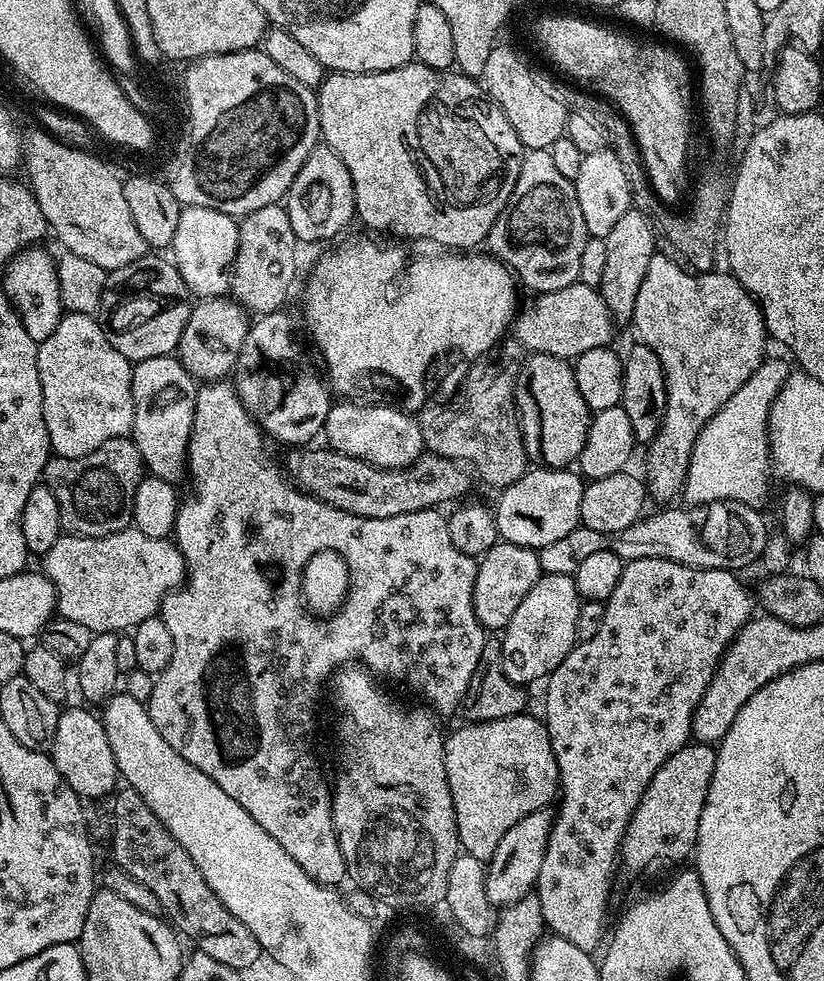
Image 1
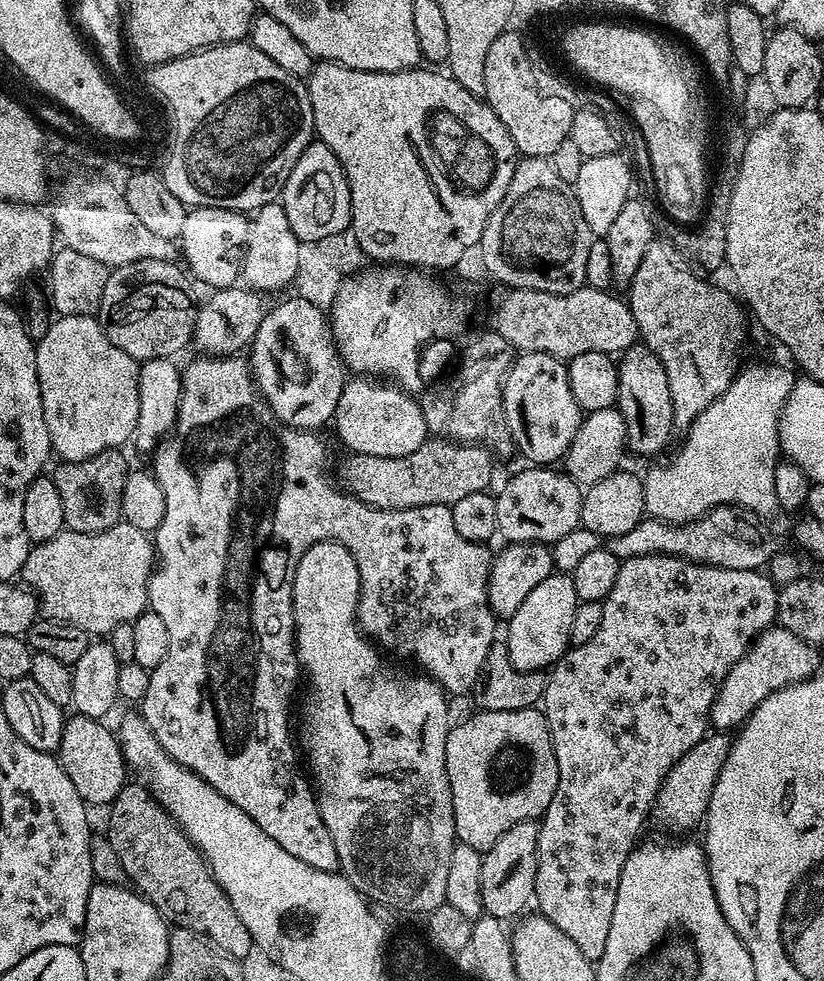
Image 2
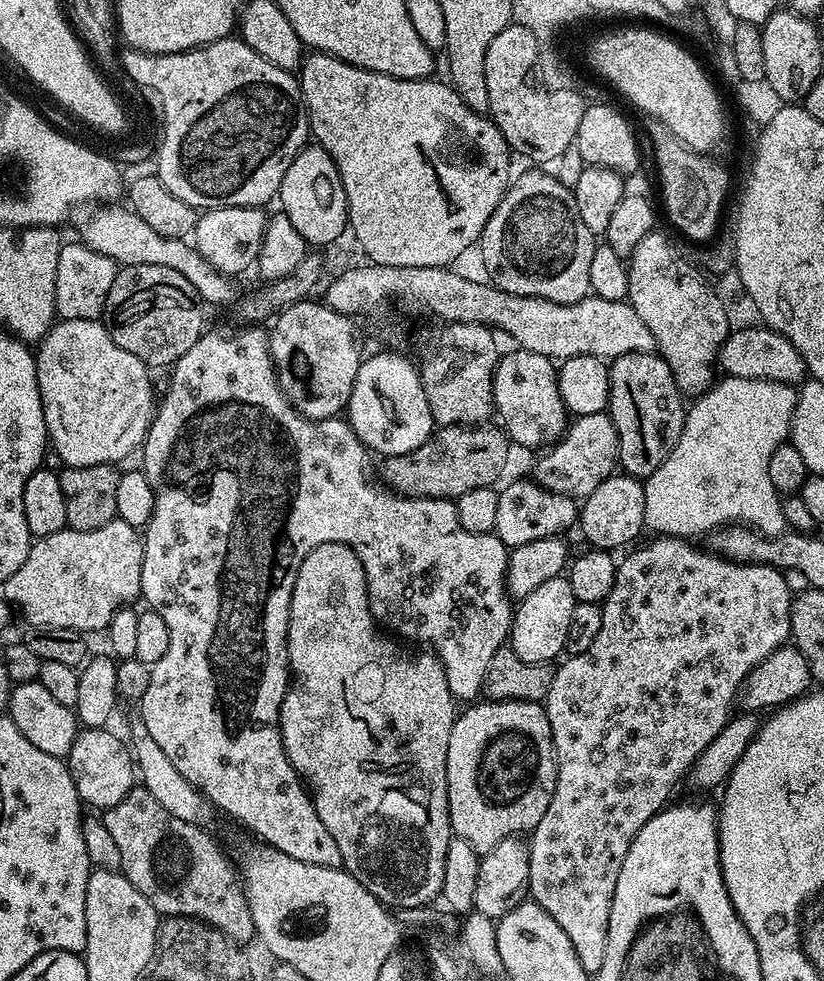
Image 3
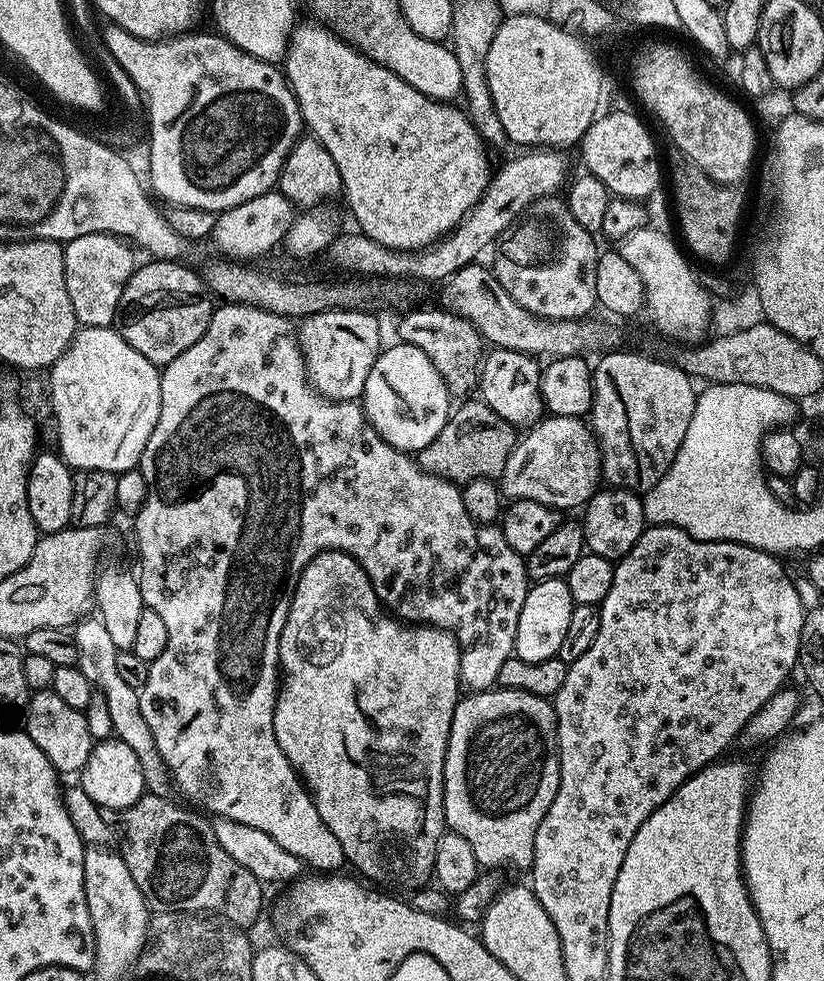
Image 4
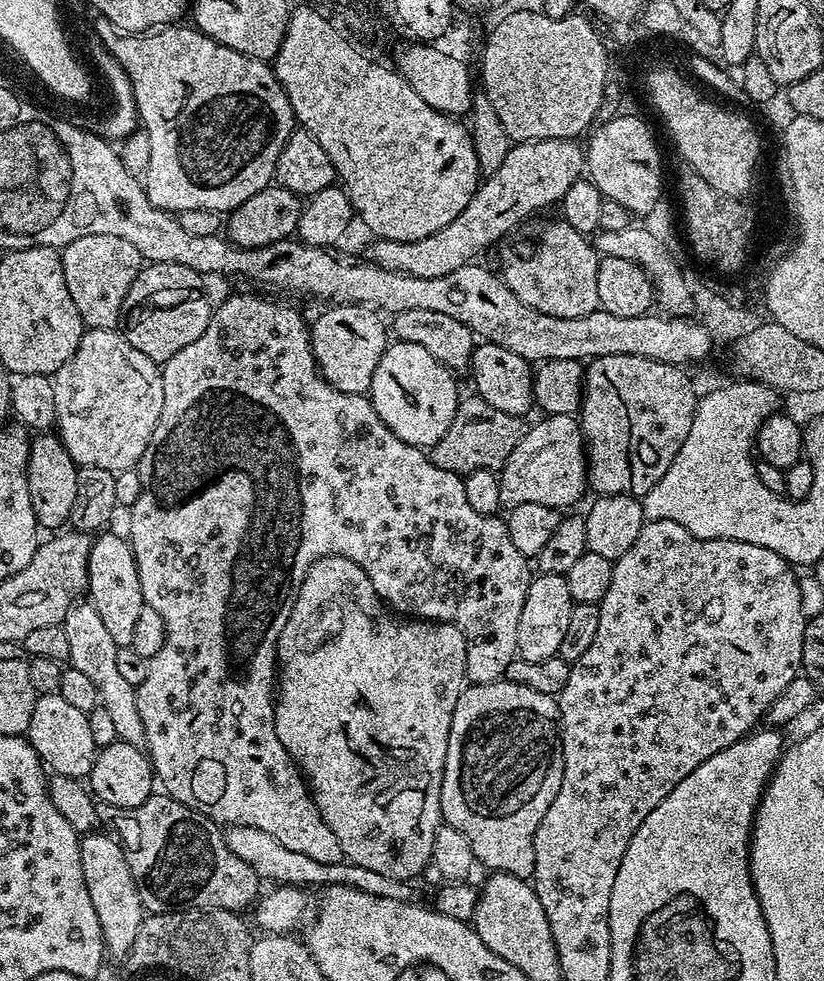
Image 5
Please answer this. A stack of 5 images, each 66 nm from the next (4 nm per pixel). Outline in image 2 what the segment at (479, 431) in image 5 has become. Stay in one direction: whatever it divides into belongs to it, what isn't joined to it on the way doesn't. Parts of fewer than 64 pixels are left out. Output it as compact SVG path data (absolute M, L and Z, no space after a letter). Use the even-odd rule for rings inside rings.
M429 438L422 446L418 446L418 450L410 454L402 454L398 458L382 458L361 452L348 454L345 457L340 464L340 469L337 472L335 469L334 472L339 487L343 488L348 495L358 497L362 503L382 510L406 510L439 504L451 506L461 498L468 497L469 494L489 491L488 483L492 480L492 459L494 459L493 453L487 447L479 444L458 444L455 440L443 438Z

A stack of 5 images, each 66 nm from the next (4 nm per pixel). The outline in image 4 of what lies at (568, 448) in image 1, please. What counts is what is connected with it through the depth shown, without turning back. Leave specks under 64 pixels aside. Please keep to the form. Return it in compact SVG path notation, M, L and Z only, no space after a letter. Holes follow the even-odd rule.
M493 347L485 355L480 370L478 392L483 403L488 405L498 418L510 422L517 429L524 430L537 423L545 415L544 395L540 392L542 364L537 357L526 352L515 352L505 348Z

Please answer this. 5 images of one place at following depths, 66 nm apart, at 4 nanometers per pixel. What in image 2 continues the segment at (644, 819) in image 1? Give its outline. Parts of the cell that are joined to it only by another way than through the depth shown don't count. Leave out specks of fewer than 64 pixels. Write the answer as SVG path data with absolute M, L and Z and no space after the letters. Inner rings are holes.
M716 730L711 734L705 734L697 744L674 766L670 768L670 774L660 783L660 789L656 795L654 805L654 820L672 834L684 834L687 828L692 828L701 823L708 815L710 806L710 794L714 794L714 782L718 782L718 774L722 774L722 766L726 766L726 758L732 749L733 737L727 731Z

